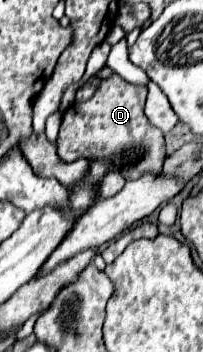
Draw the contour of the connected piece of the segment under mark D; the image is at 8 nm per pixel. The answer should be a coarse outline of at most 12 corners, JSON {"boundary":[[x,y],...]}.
{"boundary":[[113,74],[61,122],[57,154],[105,160],[145,144],[125,168],[161,172],[165,138],[143,114],[145,86]]}

